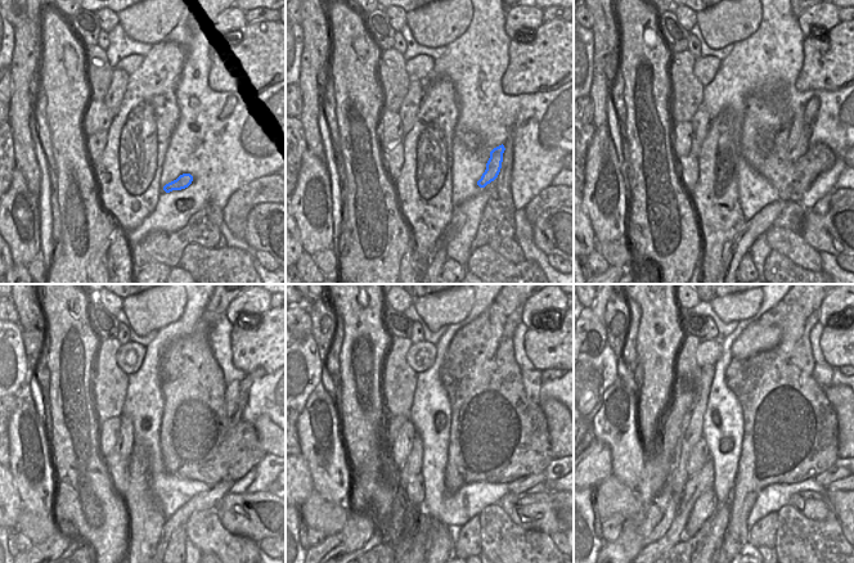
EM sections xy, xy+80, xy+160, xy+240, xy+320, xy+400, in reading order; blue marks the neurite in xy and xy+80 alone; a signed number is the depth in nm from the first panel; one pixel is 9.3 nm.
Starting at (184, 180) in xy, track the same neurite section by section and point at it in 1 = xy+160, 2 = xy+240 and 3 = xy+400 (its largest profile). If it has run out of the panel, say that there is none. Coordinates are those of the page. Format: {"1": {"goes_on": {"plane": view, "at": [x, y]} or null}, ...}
{"1": {"goes_on": {"plane": "xy+160", "at": [799, 140]}}, "2": {"goes_on": {"plane": "xy+240", "at": [234, 402]}}, "3": {"goes_on": {"plane": "xy+400", "at": [822, 373]}}}

